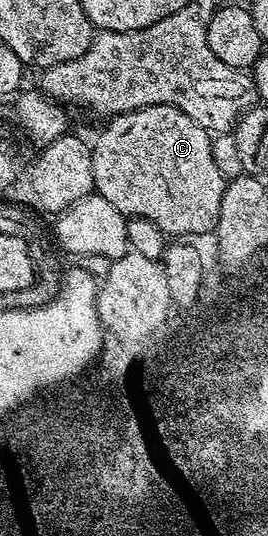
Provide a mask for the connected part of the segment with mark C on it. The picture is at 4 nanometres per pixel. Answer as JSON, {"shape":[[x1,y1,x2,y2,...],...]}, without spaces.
{"shape":[[150,105,110,118,91,145,95,193,109,199,117,211,130,218,143,218,155,224,171,239,190,239,196,233,214,230,219,213,225,208,225,178,213,163,212,134,189,119,185,111,172,105]]}

